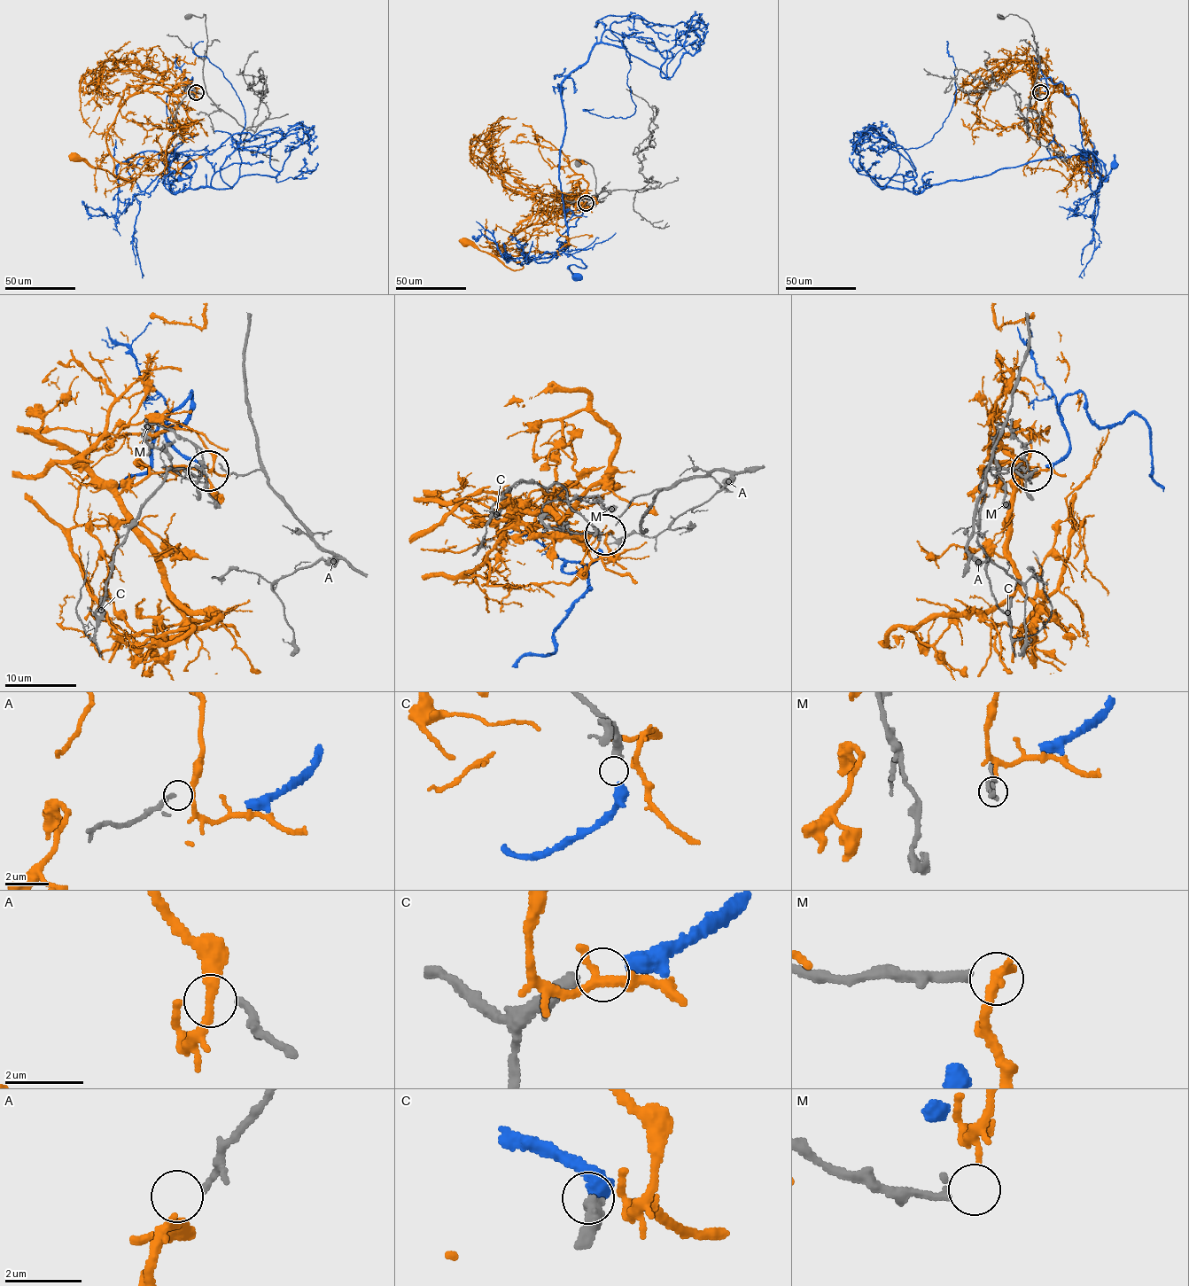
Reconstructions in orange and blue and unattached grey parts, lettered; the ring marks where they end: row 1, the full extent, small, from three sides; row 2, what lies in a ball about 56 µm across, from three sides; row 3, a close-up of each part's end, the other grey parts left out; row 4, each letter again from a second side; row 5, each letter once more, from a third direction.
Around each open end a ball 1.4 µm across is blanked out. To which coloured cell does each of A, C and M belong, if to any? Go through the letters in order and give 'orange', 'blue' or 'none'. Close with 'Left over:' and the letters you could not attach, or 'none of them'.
A: none
C: blue
M: none
Left over: A, M

